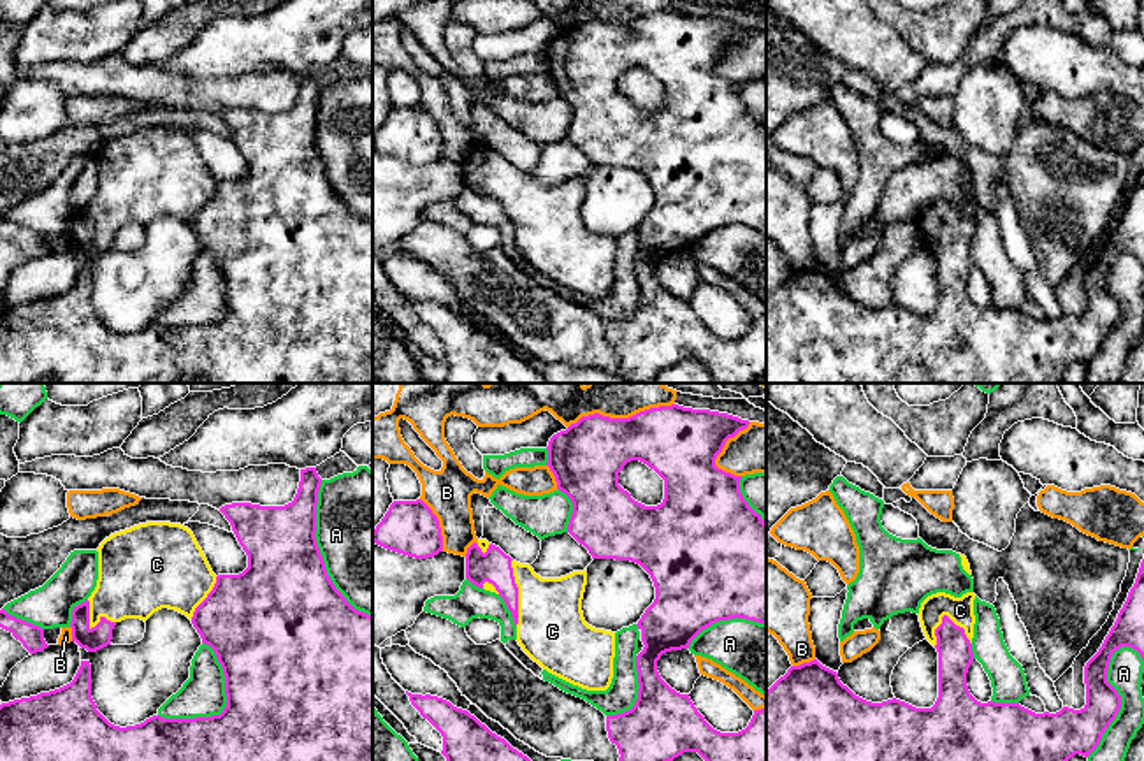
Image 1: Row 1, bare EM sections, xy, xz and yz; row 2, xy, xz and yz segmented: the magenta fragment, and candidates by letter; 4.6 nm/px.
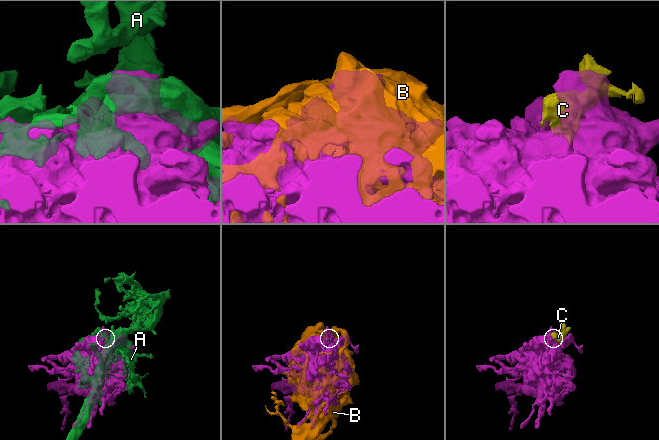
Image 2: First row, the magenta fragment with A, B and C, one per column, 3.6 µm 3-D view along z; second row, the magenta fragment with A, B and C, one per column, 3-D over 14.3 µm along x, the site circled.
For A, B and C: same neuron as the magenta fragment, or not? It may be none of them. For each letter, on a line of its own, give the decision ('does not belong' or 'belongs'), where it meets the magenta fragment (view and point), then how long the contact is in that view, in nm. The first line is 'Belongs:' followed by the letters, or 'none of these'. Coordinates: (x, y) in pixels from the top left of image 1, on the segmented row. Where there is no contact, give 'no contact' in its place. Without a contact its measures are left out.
Belongs: C
A: does not belong; meets magenta in xy at (318, 552); contact 650 nm long
B: does not belong; meets magenta in xz at (621, 419); contact 500 nm long
C: belongs; meets magenta in xz at (517, 593); contact 300 nm long

